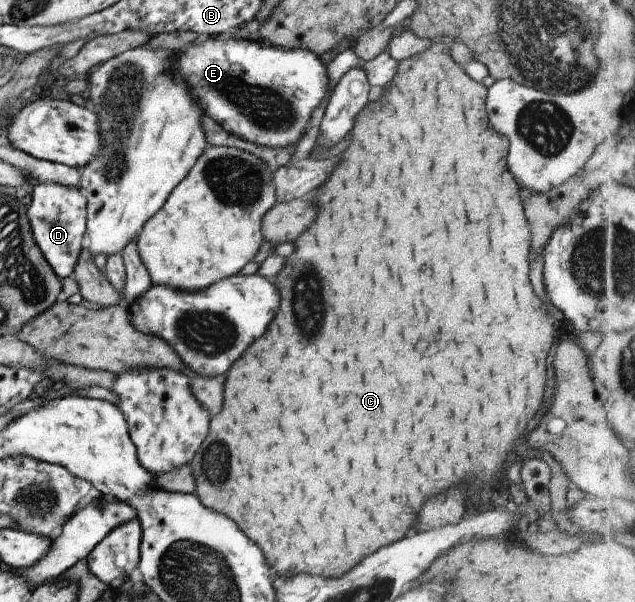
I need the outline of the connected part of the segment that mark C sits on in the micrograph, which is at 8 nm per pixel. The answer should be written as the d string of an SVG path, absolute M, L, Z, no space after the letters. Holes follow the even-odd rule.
M433 40L421 54L398 61L397 74L387 92L377 102L367 103L359 112L355 126L349 132L347 150L341 154L333 174L321 186L321 194L315 198L315 204L319 206L315 222L297 238L297 242L293 242L295 254L286 256L285 268L275 277L281 296L277 316L269 324L265 336L249 346L241 360L237 360L227 372L223 410L211 420L209 434L190 462L199 500L206 507L233 518L237 526L241 526L241 532L263 550L271 570L286 579L299 572L319 574L325 578L341 576L371 552L403 538L427 498L461 482L469 488L479 488L491 482L493 476L499 476L501 464L507 460L513 444L521 438L527 422L539 410L543 400L547 382L545 358L553 346L555 328L529 282L527 256L531 234L523 216L517 184L505 168L509 139L505 140L506 136L489 128L485 112L487 88L471 80L451 58L449 50L449 42ZM325 320L329 324L335 322L333 330L337 330L335 336L329 336L329 342L325 342ZM319 346L329 352L333 352L333 348L335 352L341 350L343 360L339 360L339 364L317 364Z

